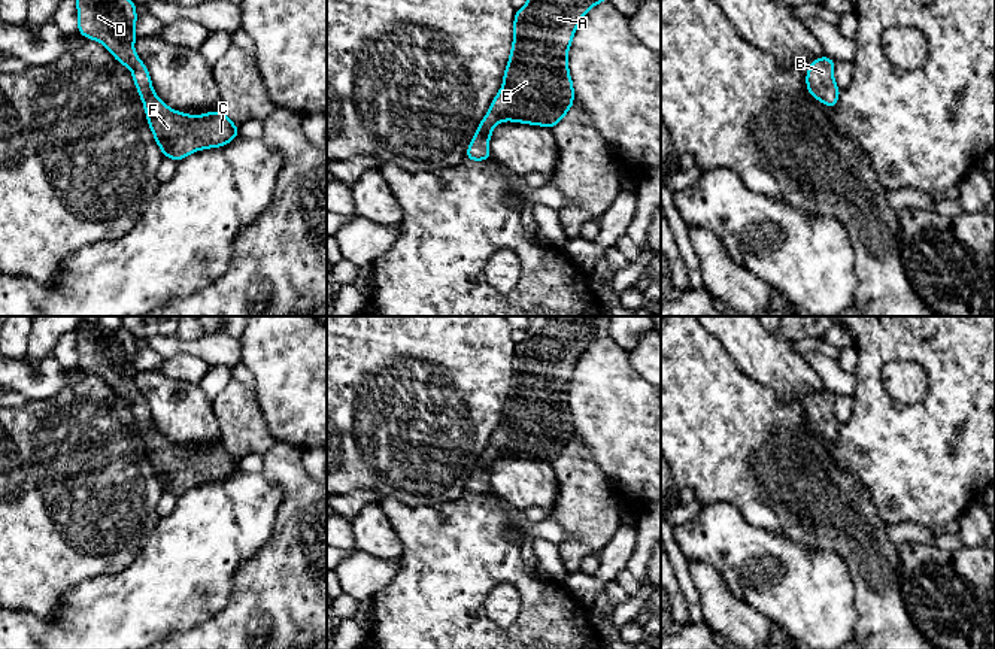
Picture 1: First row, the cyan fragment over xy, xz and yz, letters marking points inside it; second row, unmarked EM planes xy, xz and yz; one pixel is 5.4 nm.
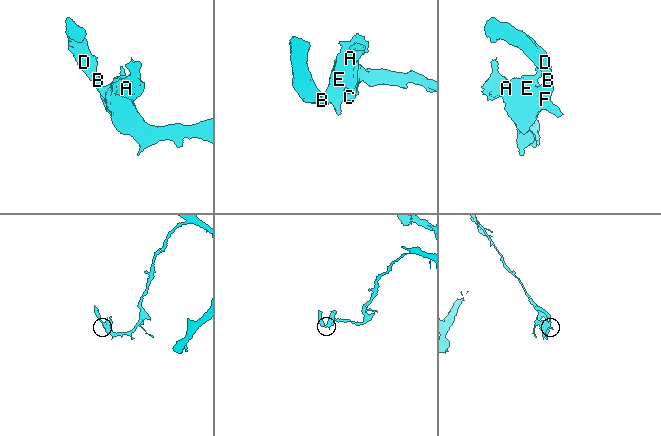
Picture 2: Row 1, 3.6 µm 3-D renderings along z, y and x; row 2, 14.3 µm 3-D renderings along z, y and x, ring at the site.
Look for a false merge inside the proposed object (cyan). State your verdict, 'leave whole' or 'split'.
leave whole

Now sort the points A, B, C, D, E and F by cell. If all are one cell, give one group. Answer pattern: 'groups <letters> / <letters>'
groups A B C D E F

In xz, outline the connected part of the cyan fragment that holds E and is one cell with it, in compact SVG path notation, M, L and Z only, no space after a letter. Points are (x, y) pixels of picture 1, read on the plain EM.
M531 316L528 336L515 346L513 376L503 409L503 419L479 457L465 485L465 494L491 494L488 477L492 464L504 455L552 464L574 439L568 404L568 385L583 351L598 337L609 336L610 316Z

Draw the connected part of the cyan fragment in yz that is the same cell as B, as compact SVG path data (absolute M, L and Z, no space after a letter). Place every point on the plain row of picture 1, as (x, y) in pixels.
M828 389L813 394L806 407L806 422L813 434L819 434L826 442L838 439L840 422L834 415L835 395Z

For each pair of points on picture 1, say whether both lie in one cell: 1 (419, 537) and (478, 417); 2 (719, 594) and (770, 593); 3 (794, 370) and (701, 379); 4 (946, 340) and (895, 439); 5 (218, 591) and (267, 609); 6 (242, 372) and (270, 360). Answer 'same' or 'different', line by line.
1: different
2: different
3: different
4: same
5: different
6: different

